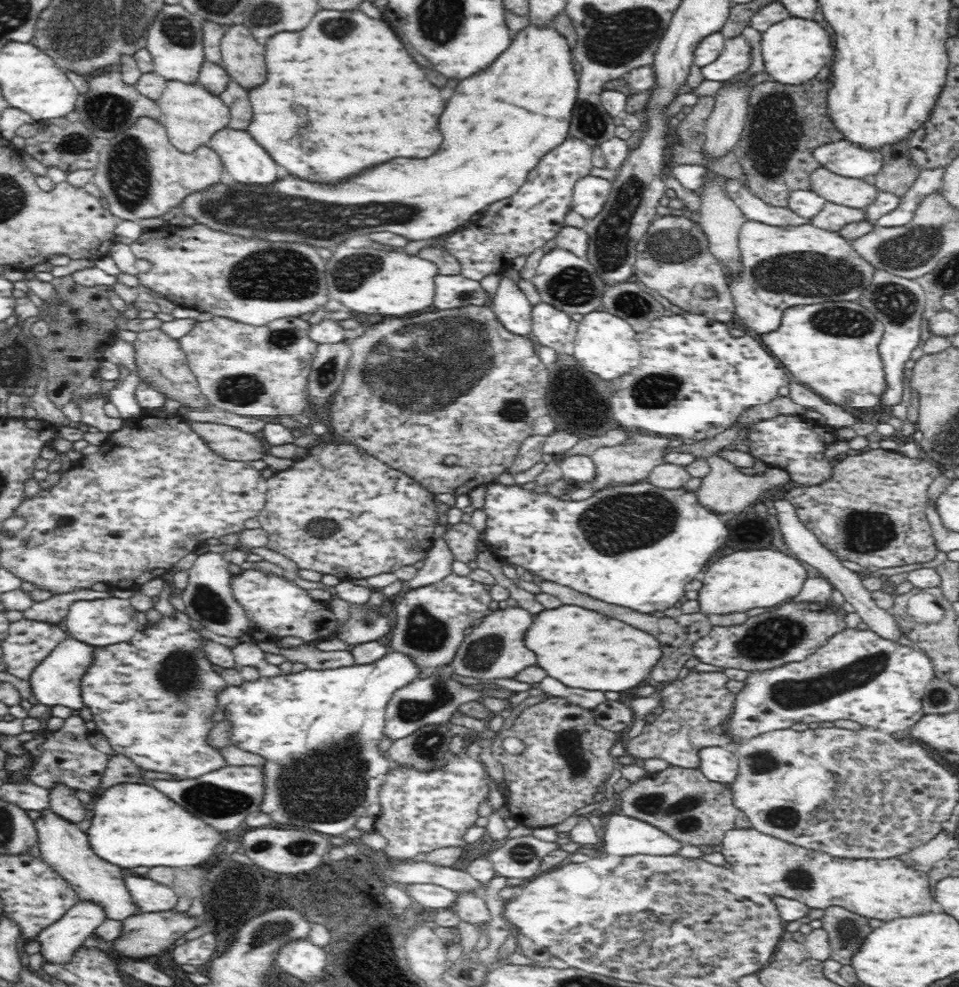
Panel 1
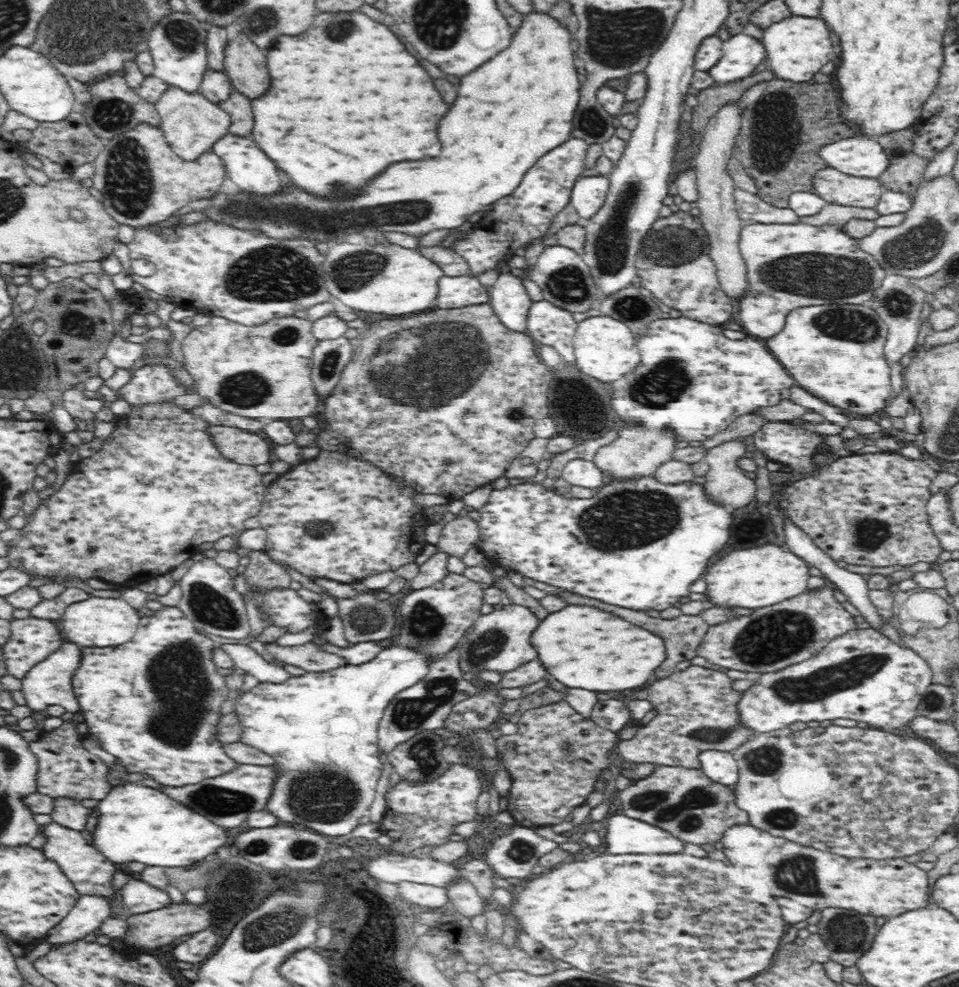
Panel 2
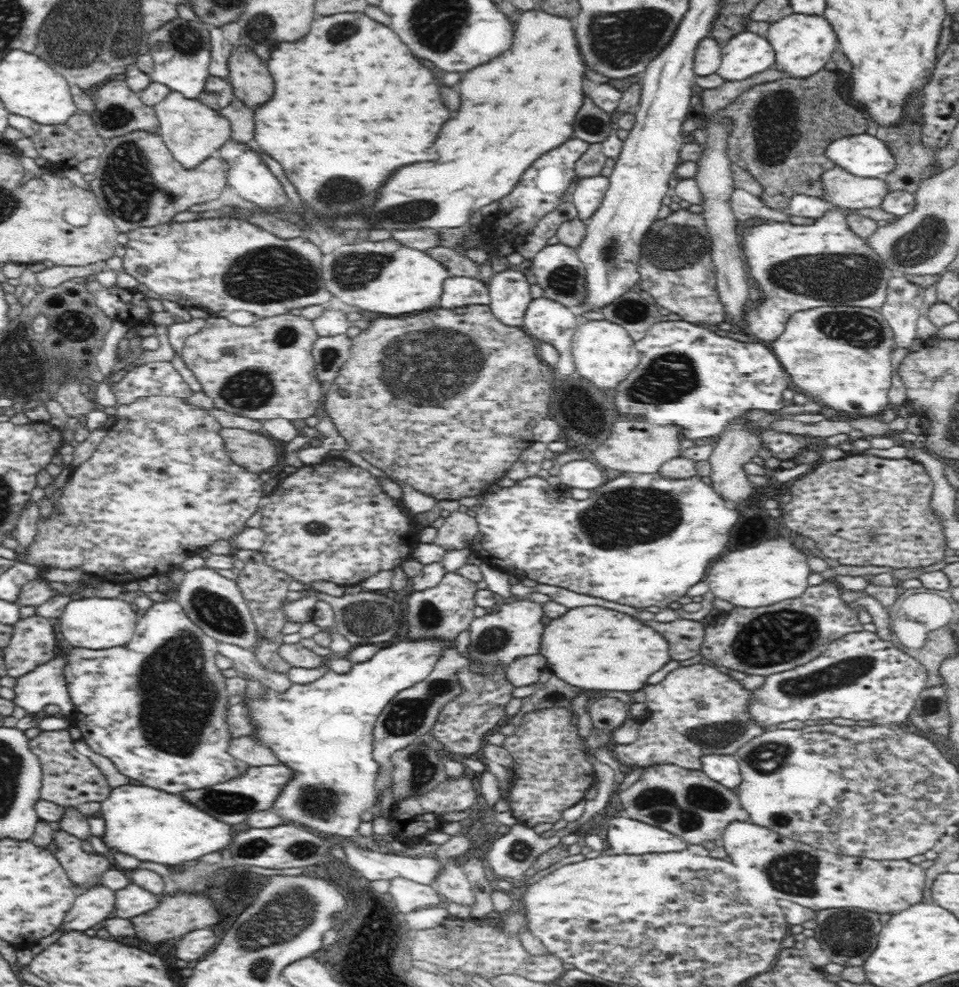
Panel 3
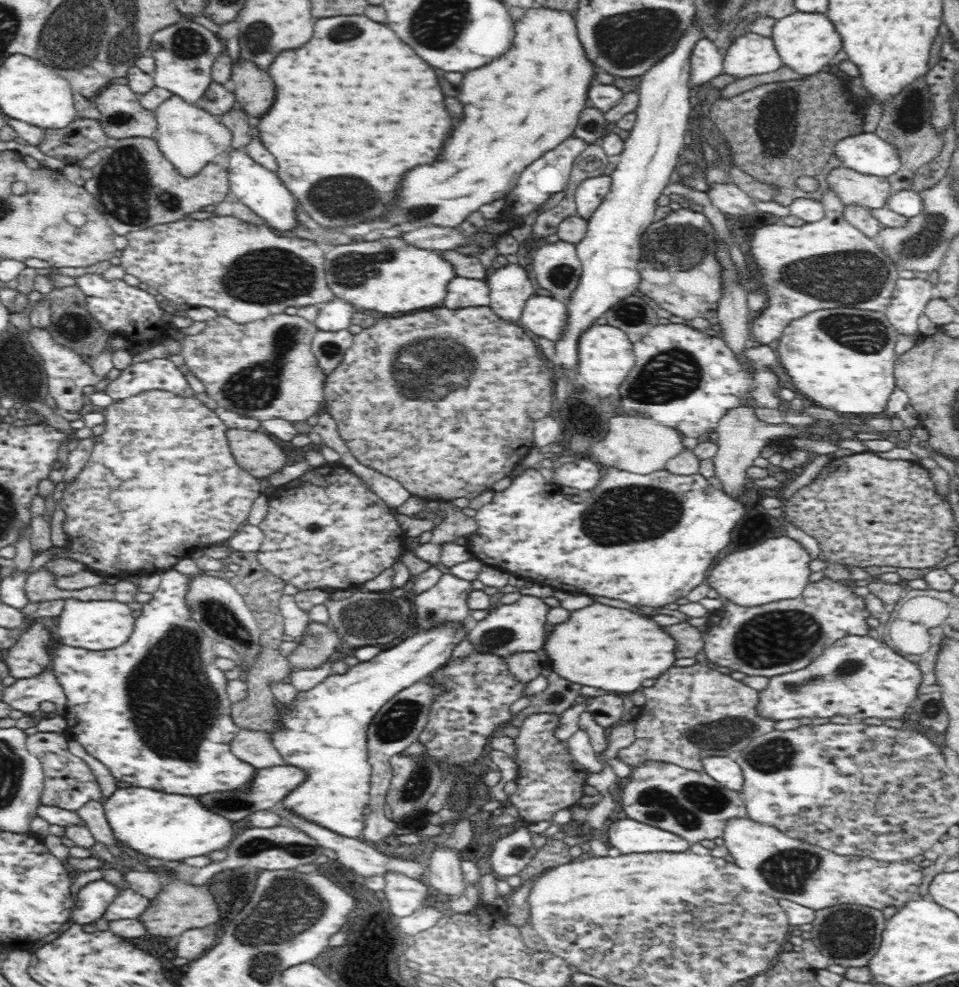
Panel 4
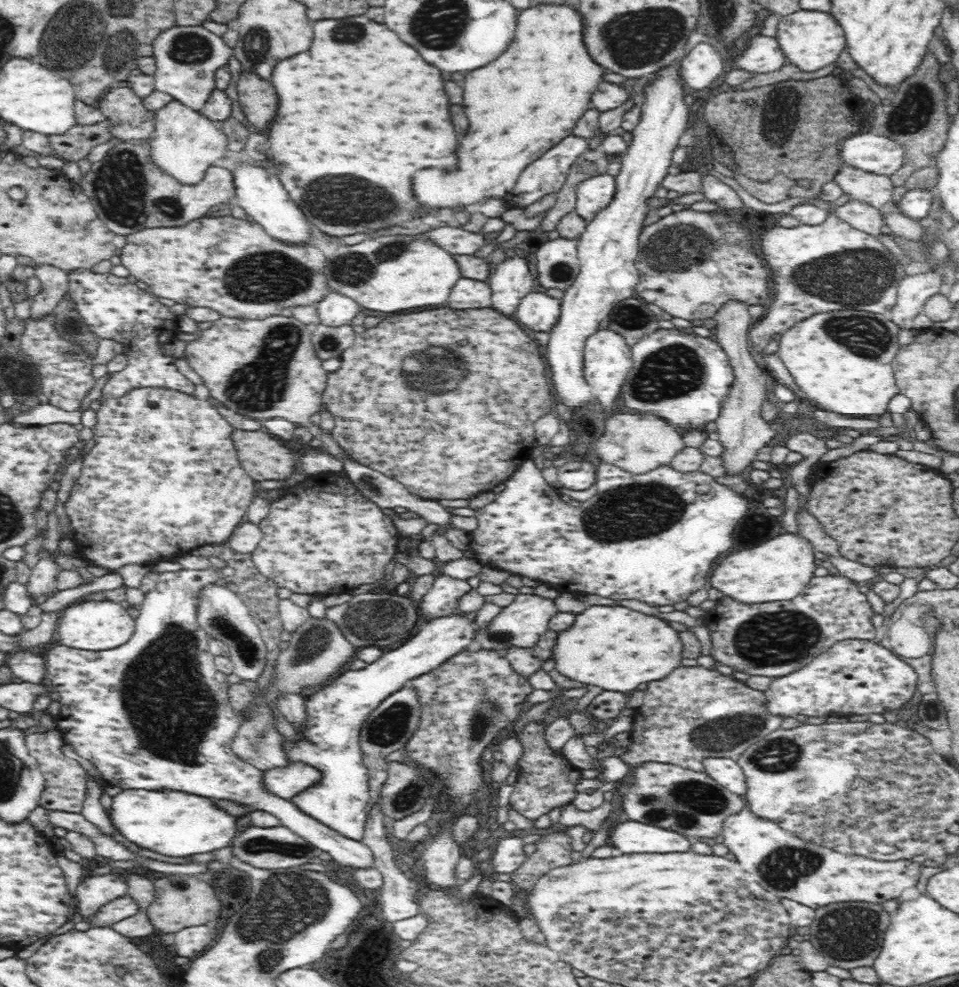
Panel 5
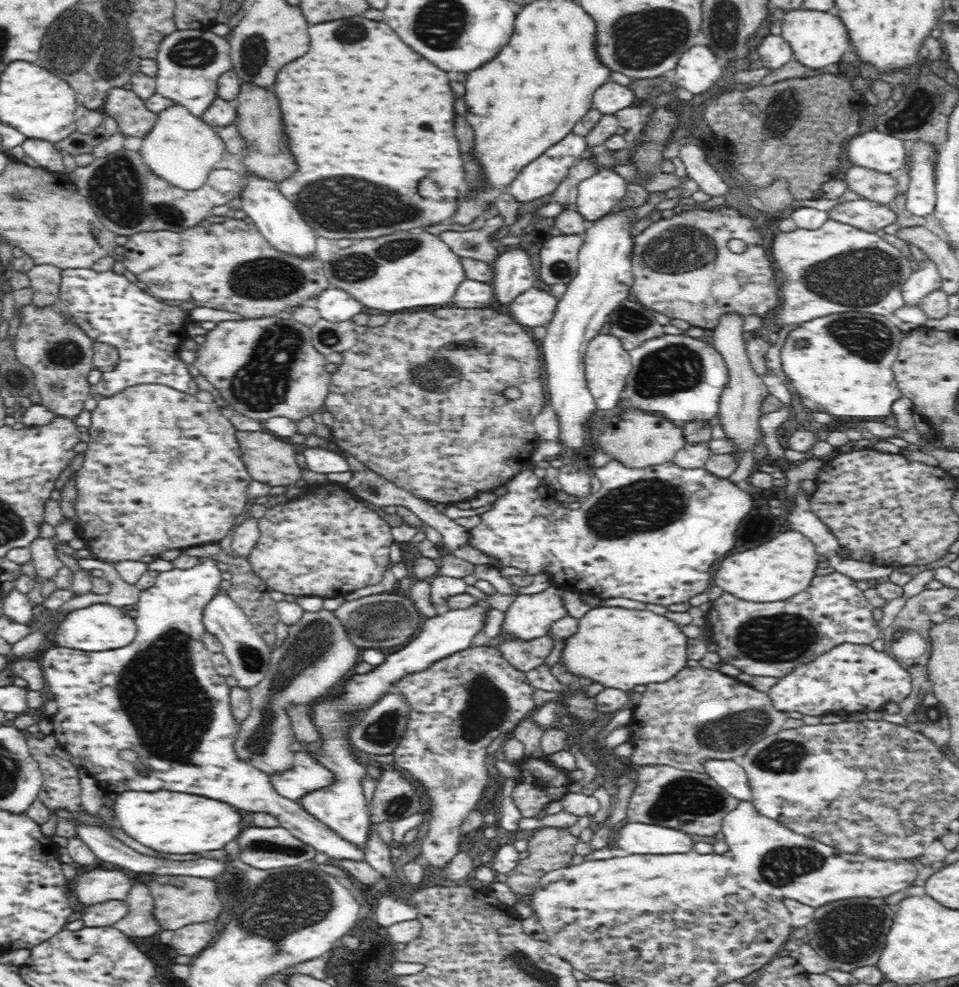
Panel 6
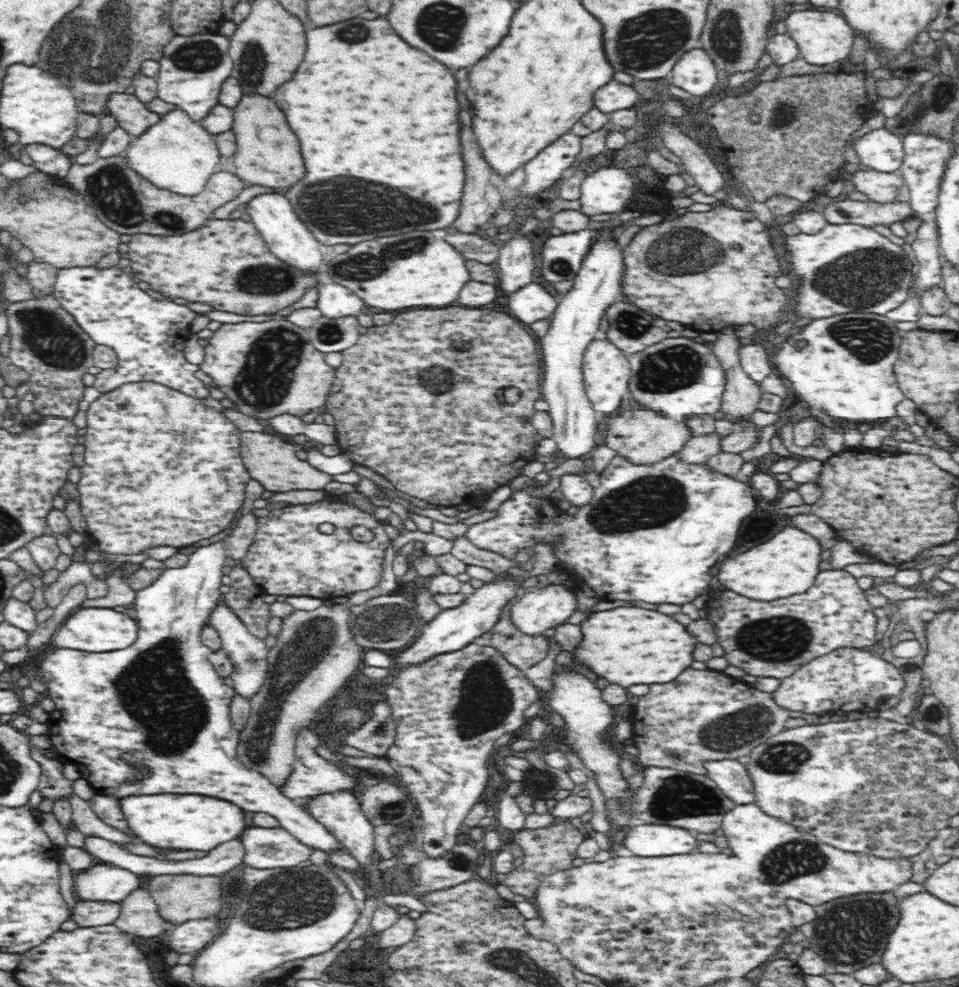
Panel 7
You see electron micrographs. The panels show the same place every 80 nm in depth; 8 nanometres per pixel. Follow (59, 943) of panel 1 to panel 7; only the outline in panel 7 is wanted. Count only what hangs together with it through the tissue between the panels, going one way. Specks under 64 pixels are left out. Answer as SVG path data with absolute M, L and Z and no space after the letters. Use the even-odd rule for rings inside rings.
M95 864L73 876L74 893L82 901L121 903L141 886L137 874L114 865Z

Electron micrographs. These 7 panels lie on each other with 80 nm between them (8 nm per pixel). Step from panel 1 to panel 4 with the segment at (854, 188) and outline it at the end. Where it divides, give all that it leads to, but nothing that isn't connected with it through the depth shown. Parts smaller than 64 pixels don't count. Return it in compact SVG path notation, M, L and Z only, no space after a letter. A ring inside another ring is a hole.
M844 166L830 172L827 190L836 194L845 206L865 206L870 210L886 206L893 193L886 177L863 175Z

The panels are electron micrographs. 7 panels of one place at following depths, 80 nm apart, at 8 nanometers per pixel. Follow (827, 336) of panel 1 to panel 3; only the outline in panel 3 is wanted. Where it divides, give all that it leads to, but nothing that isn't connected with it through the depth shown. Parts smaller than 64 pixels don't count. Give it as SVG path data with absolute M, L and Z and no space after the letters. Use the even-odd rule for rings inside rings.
M839 303L836 306L810 308L794 314L785 324L782 333L777 340L770 342L769 347L791 376L791 382L798 392L809 396L816 404L826 404L828 408L858 416L871 417L872 414L882 413L890 407L894 334L880 311Z

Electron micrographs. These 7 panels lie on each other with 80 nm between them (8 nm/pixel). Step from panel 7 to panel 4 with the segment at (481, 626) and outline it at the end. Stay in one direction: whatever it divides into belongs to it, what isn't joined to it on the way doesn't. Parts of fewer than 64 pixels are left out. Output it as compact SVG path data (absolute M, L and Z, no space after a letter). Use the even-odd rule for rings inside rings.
M448 623L442 624L441 627L424 629L413 636L406 637L397 645L378 652L372 660L351 666L345 674L332 673L311 690L297 692L290 705L284 705L275 698L280 719L274 732L270 732L270 740L281 754L285 765L298 767L306 773L306 780L294 786L280 800L278 806L338 835L362 838L366 818L364 812L373 806L370 794L373 766L370 765L368 757L367 741L370 724L388 700L402 692L404 688L426 680L428 676L449 662L456 645L467 637L468 629L469 626L462 623Z

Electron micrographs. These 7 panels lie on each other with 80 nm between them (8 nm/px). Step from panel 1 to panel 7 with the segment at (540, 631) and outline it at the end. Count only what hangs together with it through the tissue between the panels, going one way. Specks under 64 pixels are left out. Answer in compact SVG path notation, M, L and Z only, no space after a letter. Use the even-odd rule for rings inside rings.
M614 608L590 614L582 624L582 642L574 648L574 660L590 668L600 678L622 688L634 684L666 684L680 676L694 660L692 650L698 644L686 628L656 610Z

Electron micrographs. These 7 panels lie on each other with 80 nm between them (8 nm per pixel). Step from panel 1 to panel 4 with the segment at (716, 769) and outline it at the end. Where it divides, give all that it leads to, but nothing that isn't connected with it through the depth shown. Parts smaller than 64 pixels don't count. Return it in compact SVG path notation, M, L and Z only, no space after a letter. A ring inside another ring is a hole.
M710 756L701 760L703 771L726 788L742 790L744 775L740 765L730 757Z

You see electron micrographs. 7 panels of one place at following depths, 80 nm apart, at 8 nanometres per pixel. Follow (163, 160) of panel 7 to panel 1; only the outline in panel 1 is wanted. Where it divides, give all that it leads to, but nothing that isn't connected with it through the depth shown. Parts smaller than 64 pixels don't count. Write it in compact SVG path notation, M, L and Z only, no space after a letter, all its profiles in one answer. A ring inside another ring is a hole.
M167 80L157 103L162 112L159 122L166 127L169 141L183 154L192 154L198 147L206 145L212 135L231 123L228 105L218 94L212 94L198 82Z

